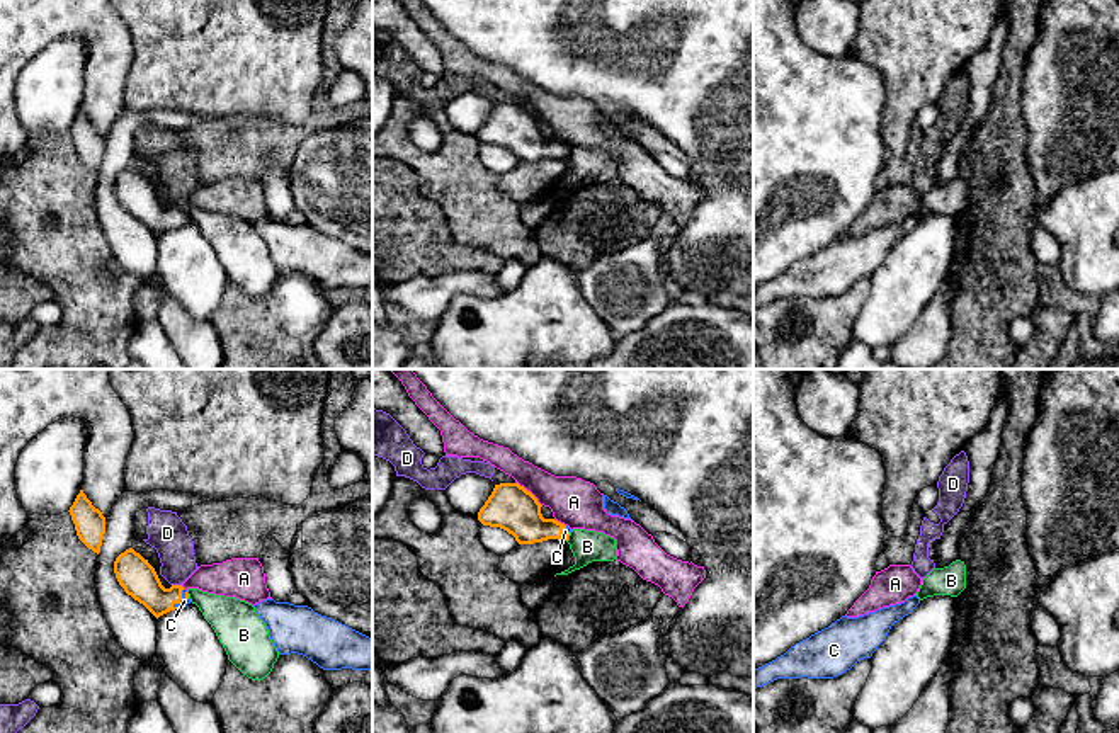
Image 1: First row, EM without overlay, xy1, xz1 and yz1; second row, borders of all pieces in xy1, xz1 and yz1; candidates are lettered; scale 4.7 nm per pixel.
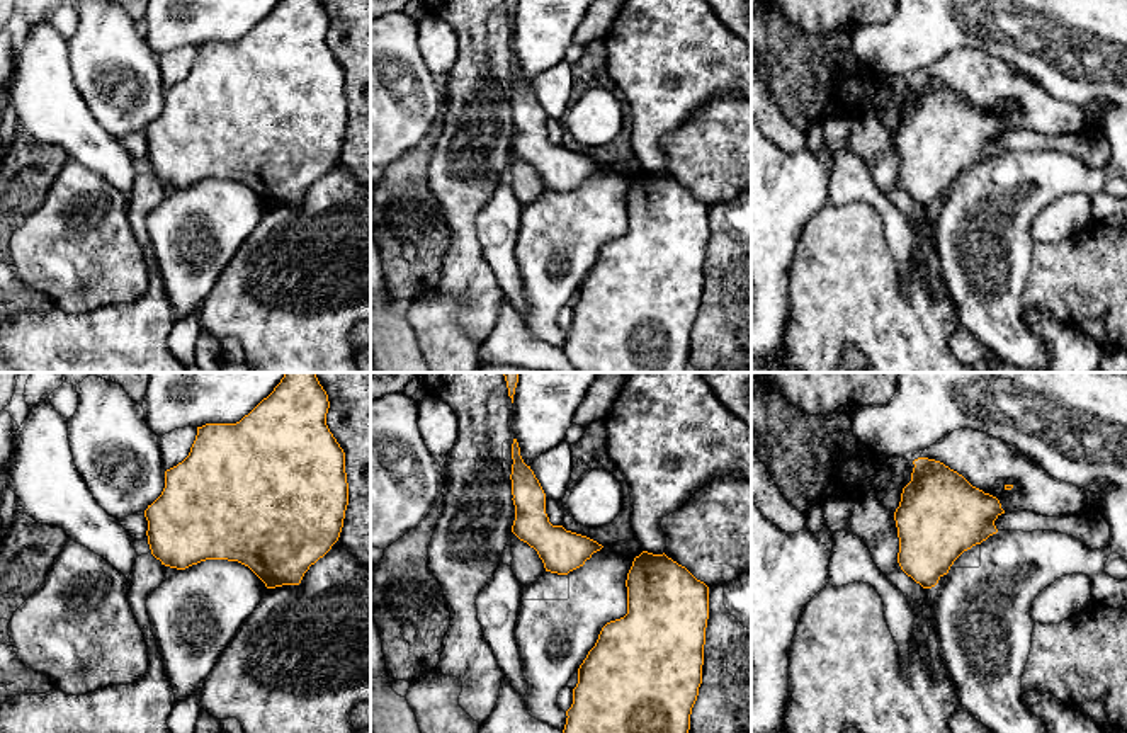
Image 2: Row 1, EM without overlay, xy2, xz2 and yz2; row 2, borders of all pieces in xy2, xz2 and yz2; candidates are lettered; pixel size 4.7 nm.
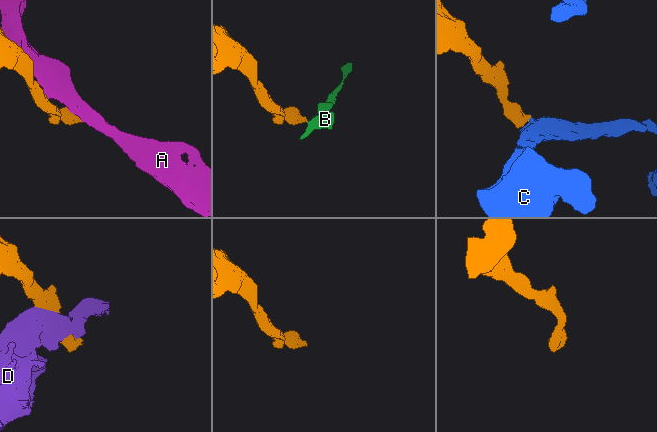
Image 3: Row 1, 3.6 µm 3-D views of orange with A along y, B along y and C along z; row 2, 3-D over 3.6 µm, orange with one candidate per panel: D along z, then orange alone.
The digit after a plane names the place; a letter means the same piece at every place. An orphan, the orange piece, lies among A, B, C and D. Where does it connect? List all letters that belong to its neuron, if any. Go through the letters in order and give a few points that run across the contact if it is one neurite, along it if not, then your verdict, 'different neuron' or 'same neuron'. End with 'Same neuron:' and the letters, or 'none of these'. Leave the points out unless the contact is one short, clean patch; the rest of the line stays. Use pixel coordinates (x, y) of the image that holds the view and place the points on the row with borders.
A: xz1 (516, 482), (541, 505) | different neuron
B: xz1 (570, 533), (567, 541) | different neuron
C: xy1 (138, 579), (159, 599), (181, 599), (184, 601) | same neuron
D: different neuron
Same neuron: C

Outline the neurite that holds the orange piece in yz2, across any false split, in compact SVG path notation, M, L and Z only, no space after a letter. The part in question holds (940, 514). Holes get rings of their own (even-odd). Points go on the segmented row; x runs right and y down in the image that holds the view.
M918 457L913 464L911 481L903 488L894 512L899 537L898 563L916 583L932 588L964 551L998 532L994 520L1005 510L996 497L972 486L943 463Z

